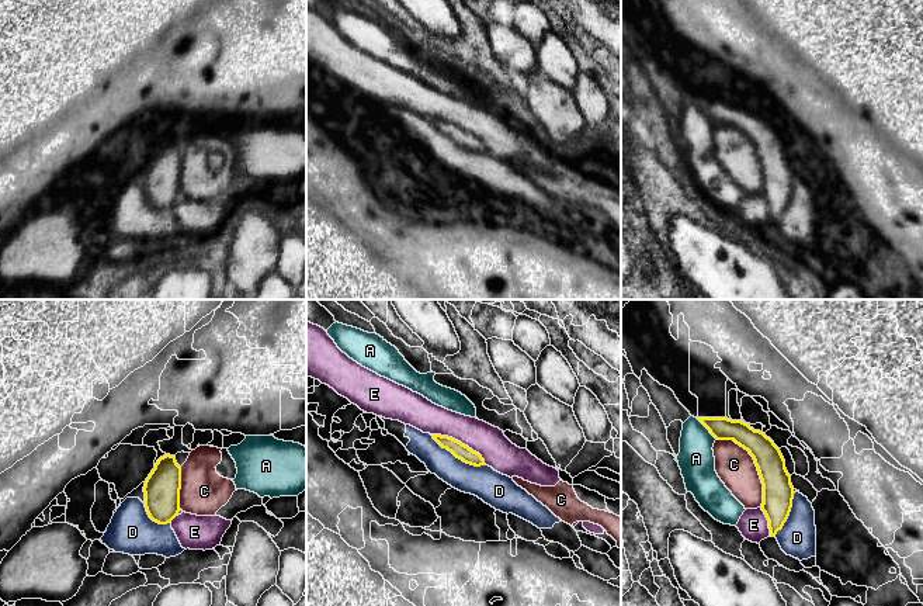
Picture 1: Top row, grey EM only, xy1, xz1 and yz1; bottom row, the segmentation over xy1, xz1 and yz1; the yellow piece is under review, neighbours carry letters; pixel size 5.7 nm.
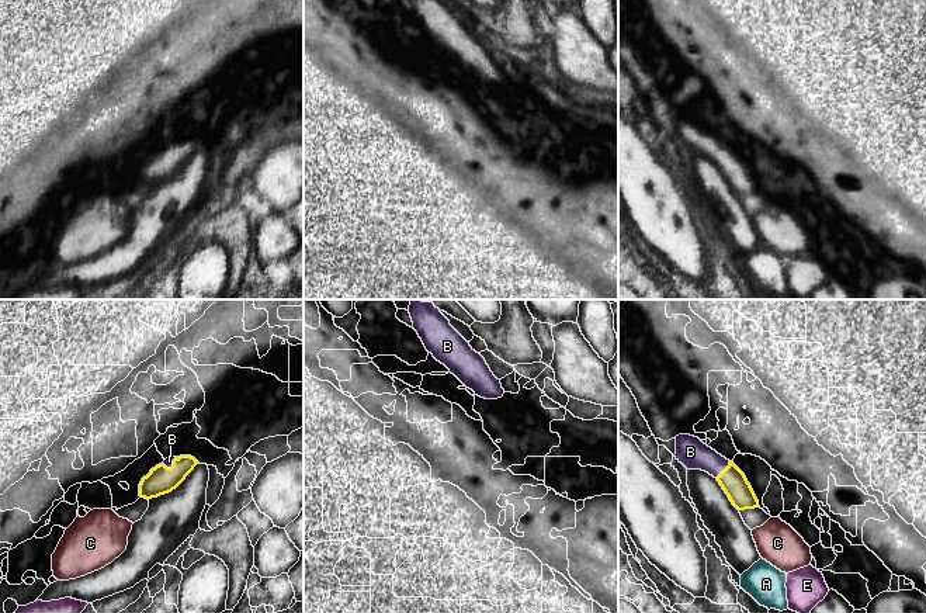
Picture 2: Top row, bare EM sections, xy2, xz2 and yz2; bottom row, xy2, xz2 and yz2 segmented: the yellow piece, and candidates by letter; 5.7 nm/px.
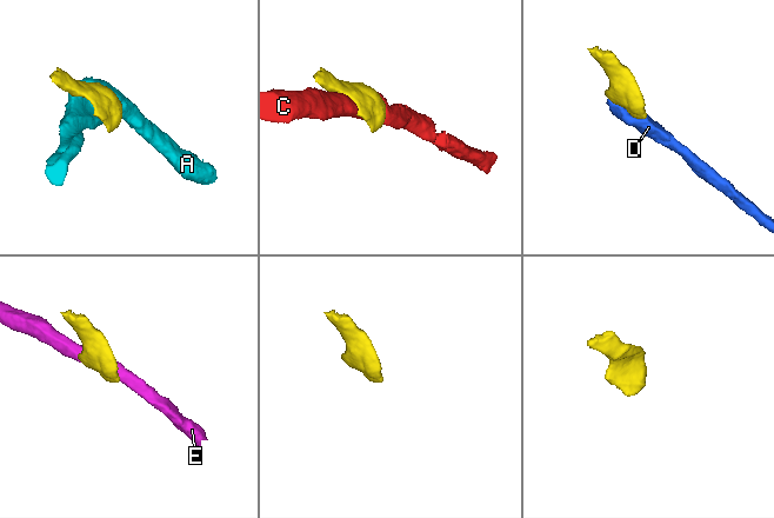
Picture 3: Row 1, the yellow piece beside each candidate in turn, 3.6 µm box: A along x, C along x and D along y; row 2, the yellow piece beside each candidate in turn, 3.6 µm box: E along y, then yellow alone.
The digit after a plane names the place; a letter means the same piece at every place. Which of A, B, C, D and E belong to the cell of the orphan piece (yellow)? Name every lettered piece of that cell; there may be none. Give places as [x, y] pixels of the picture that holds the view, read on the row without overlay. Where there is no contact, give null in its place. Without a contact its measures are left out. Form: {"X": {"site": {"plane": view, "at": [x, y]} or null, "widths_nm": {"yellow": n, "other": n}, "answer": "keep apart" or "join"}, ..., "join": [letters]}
{"A": {"site": {"plane": "yz1", "at": [707, 113]}, "widths_nm": {"yellow": 130, "other": 200}, "answer": "keep apart"}, "B": {"site": {"plane": "yz2", "at": [724, 155]}, "widths_nm": {"yellow": 150, "other": 170}, "answer": "join"}, "C": {"site": {"plane": "yz1", "at": [755, 148]}, "widths_nm": {"yellow": 180, "other": 220}, "answer": "keep apart"}, "D": {"site": {"plane": "xz1", "at": [458, 142]}, "widths_nm": {"yellow": 90, "other": 190}, "answer": "keep apart"}, "E": {"site": {"plane": "xz1", "at": [460, 127]}, "widths_nm": {"yellow": 90, "other": 190}, "answer": "keep apart"}, "join": ["B"]}

